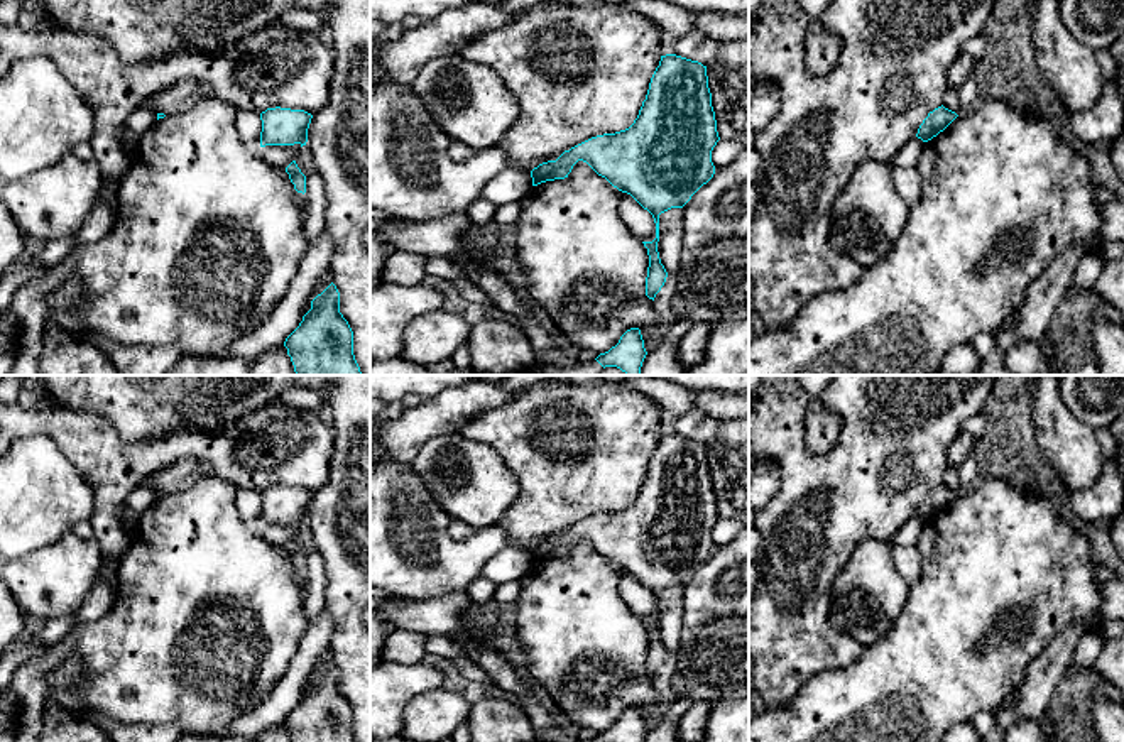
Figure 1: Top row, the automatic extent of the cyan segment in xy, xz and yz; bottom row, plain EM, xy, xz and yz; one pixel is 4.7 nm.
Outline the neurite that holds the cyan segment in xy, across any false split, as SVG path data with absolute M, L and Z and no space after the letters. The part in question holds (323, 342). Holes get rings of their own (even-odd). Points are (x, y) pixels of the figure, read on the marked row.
M333 282L311 301L311 309L286 338L284 346L296 375L362 375L353 355L353 331L340 313L340 292Z

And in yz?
M943 105L928 113L918 128L916 137L923 142L931 140L940 132L943 132L958 115Z

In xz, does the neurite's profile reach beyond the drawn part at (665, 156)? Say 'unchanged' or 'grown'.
grown

